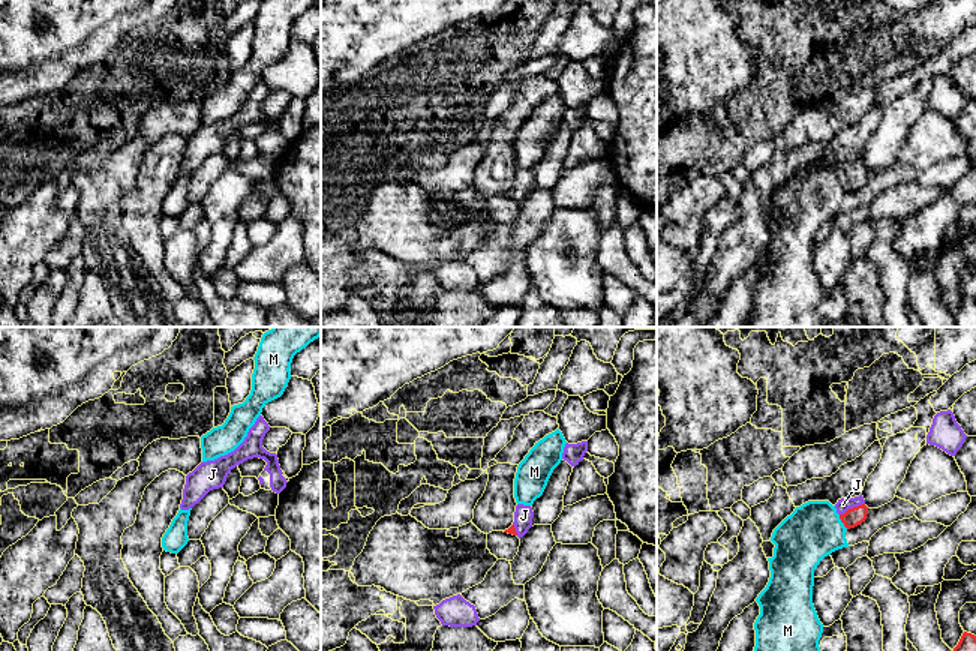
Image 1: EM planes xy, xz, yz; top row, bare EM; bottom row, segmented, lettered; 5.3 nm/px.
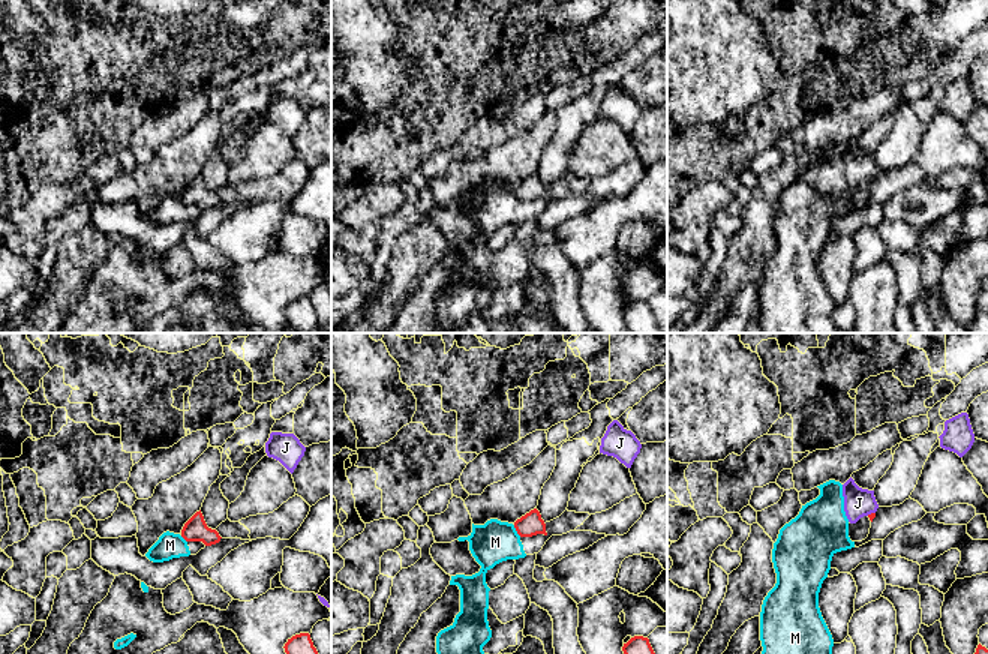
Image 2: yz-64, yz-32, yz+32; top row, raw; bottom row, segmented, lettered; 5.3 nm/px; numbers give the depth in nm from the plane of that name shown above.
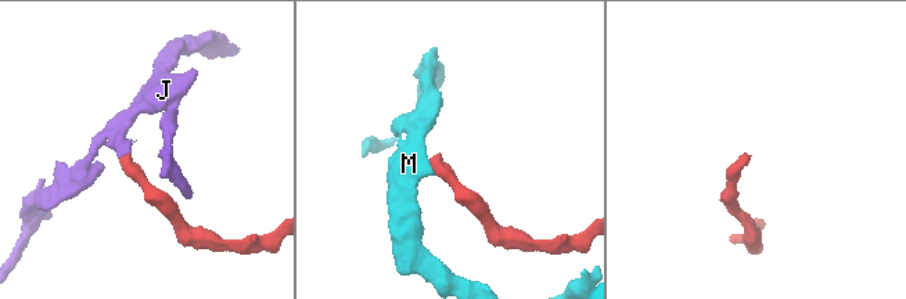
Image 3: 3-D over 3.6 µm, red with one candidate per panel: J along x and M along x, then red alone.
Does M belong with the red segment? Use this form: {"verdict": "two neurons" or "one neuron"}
{"verdict": "two neurons"}

